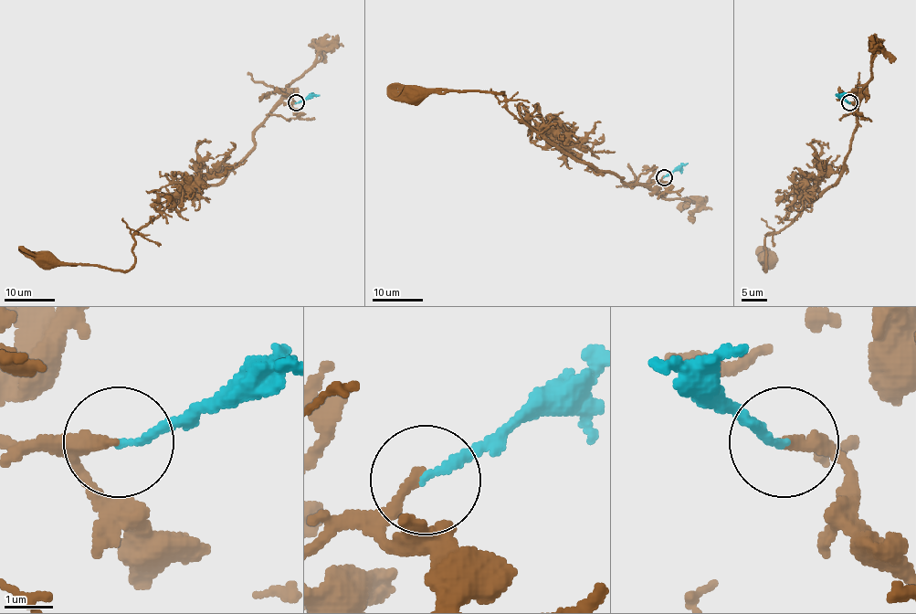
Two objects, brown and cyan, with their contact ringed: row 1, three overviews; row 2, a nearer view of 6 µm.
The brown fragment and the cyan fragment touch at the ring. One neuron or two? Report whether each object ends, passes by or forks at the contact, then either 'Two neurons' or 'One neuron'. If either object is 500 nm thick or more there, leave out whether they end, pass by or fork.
At the ring brown ends. At the ring cyan ends. One neuron

